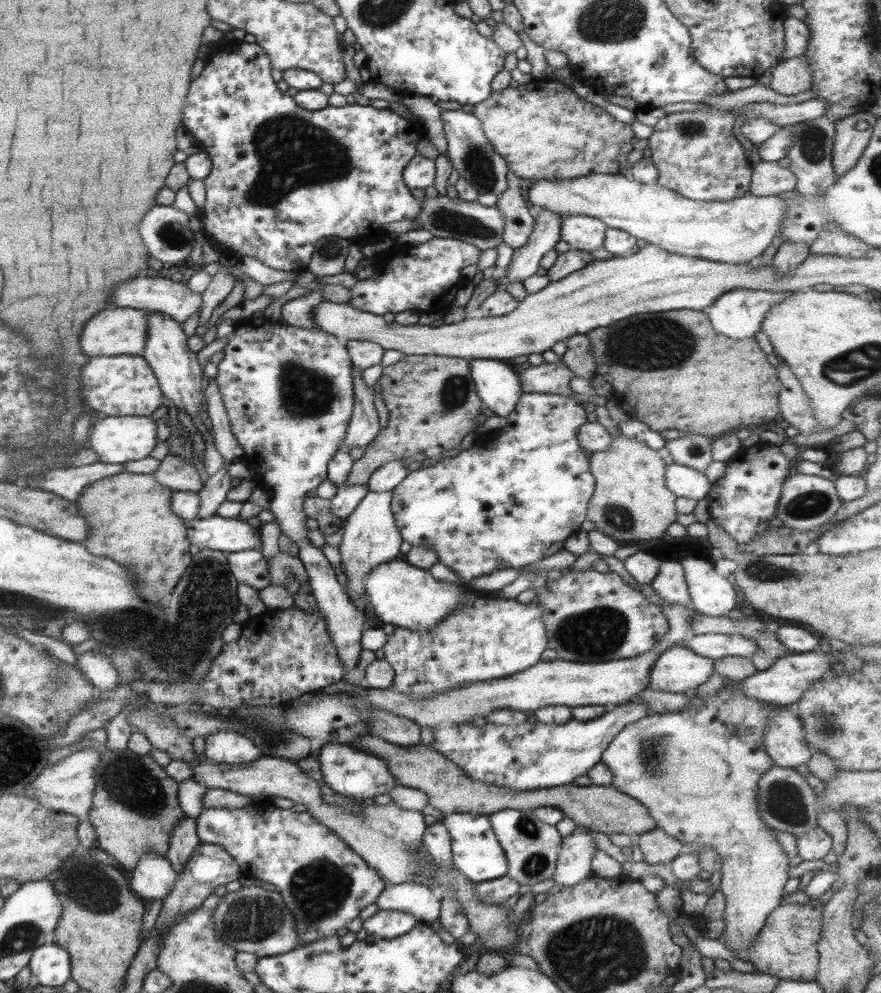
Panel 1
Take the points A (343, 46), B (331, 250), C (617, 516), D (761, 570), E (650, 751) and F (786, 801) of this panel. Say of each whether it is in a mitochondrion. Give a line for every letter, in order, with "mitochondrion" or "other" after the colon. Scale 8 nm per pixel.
A: other
B: mitochondrion
C: mitochondrion
D: mitochondrion
E: mitochondrion
F: mitochondrion

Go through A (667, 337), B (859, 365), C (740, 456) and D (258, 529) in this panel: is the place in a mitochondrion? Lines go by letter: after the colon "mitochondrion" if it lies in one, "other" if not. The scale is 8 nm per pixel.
A: mitochondrion
B: mitochondrion
C: other
D: other

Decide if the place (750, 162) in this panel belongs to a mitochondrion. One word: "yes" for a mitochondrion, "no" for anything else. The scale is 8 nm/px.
no

